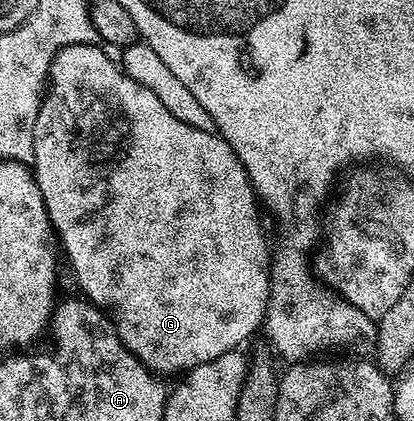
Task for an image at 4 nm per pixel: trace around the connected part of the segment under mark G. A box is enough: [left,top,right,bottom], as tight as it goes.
[30,44,270,378]

